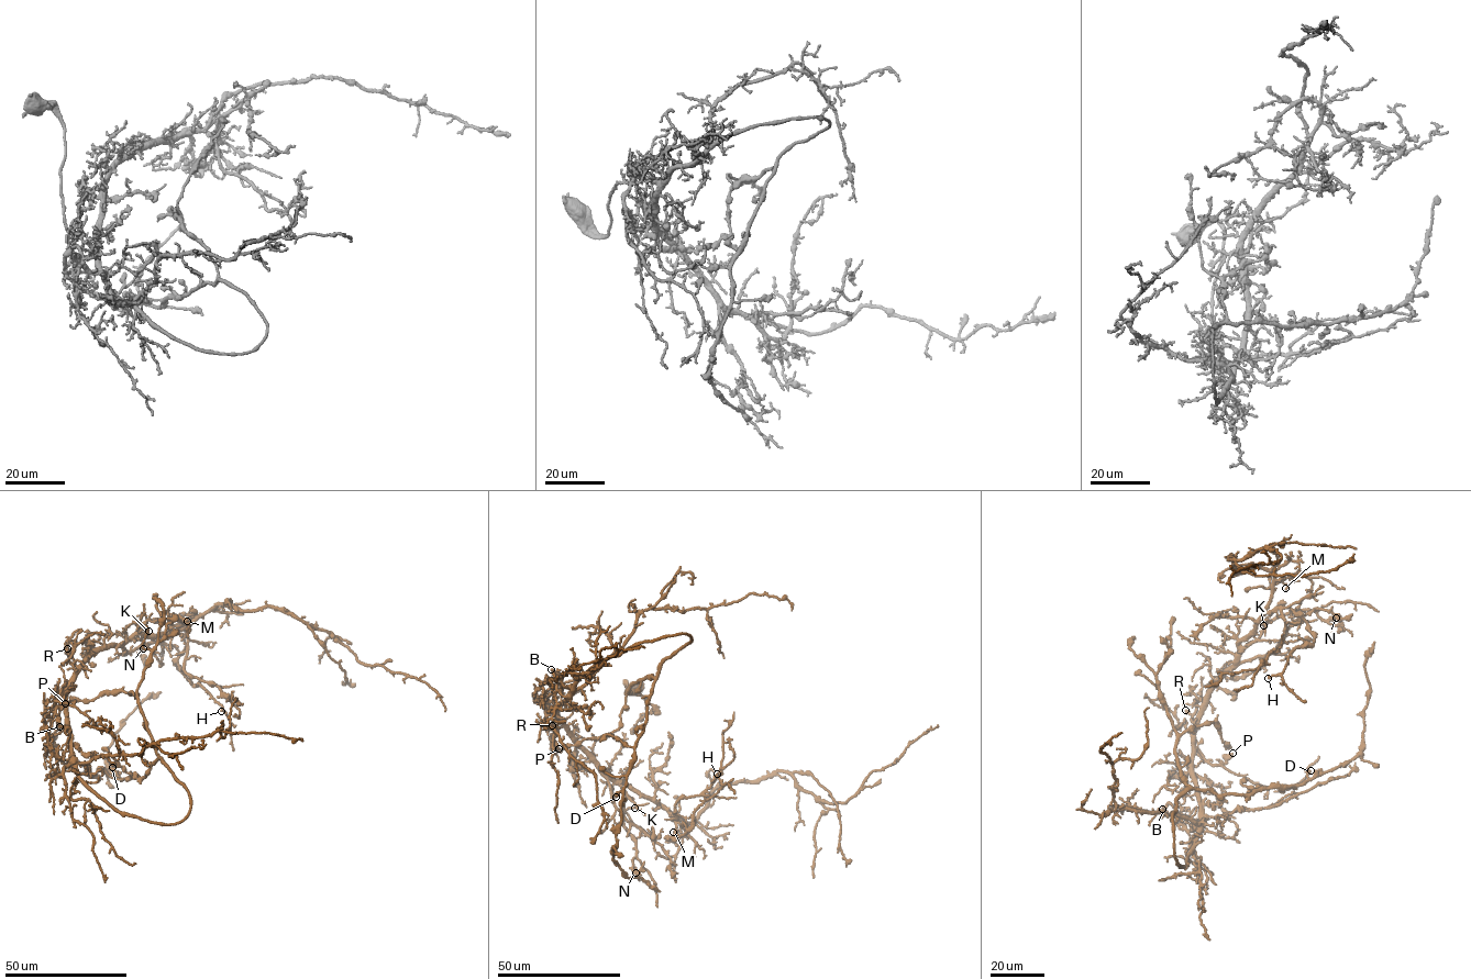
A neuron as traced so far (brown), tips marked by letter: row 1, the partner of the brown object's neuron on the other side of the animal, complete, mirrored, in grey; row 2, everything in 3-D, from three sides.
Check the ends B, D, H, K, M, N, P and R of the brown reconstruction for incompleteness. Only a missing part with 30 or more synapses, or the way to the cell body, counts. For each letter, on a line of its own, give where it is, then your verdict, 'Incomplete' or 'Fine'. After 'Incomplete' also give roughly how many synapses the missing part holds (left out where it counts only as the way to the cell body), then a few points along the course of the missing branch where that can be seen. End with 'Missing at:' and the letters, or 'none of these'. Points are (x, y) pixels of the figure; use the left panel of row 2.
B: Place: (59, 726). Fine
D: Place: (112, 767). Fine
H: Place: (221, 711). Fine
K: Place: (148, 631). Fine
M: Place: (187, 621). Fine
N: Place: (143, 648). Fine
P: Place: (65, 703). Fine
R: Place: (67, 648). Fine
Missing at: none of these

